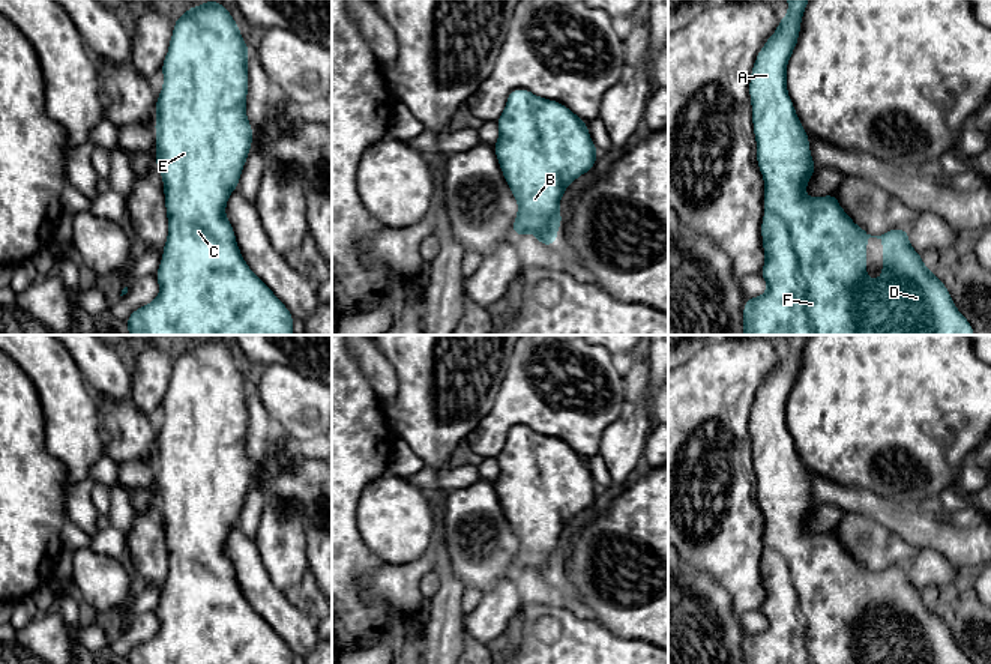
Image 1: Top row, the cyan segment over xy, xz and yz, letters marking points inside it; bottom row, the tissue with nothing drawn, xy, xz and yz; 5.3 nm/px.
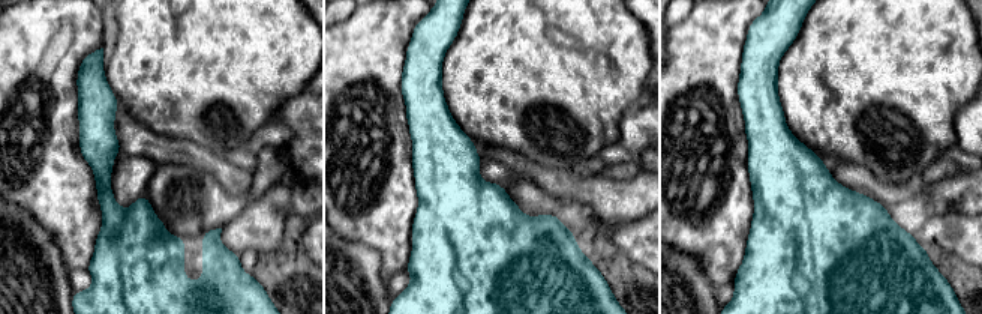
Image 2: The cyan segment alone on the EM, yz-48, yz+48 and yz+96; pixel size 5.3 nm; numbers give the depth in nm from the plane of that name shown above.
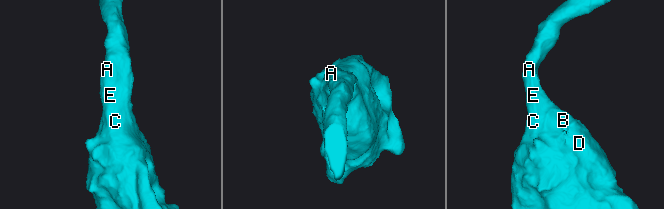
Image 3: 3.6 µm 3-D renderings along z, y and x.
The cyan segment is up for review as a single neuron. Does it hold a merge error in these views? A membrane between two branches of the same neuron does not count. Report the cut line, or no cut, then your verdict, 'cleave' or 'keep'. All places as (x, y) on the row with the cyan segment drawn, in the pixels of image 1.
no cut; keep

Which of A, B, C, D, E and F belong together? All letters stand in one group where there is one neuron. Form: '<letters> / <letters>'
A B C D E F

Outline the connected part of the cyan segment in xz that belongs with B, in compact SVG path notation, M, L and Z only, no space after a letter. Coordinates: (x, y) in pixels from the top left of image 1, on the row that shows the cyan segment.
M526 89L509 93L496 122L500 137L492 147L520 206L514 234L533 231L541 245L556 245L565 218L559 213L562 195L577 177L593 168L599 153L587 122L563 104Z

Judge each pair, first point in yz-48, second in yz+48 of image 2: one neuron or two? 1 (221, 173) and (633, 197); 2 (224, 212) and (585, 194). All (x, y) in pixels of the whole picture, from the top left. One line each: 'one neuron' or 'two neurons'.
1: one neuron
2: two neurons

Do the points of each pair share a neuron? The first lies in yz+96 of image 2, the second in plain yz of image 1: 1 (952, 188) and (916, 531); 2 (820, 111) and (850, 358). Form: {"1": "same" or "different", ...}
{"1": "same", "2": "same"}

